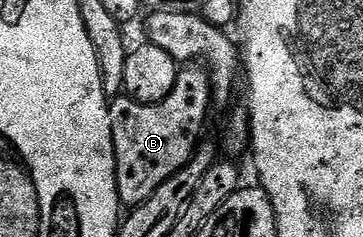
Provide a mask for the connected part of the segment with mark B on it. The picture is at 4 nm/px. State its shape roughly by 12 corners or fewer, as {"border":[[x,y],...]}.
{"border":[[187,65],[160,103],[109,103],[120,204],[191,160],[213,107]]}

